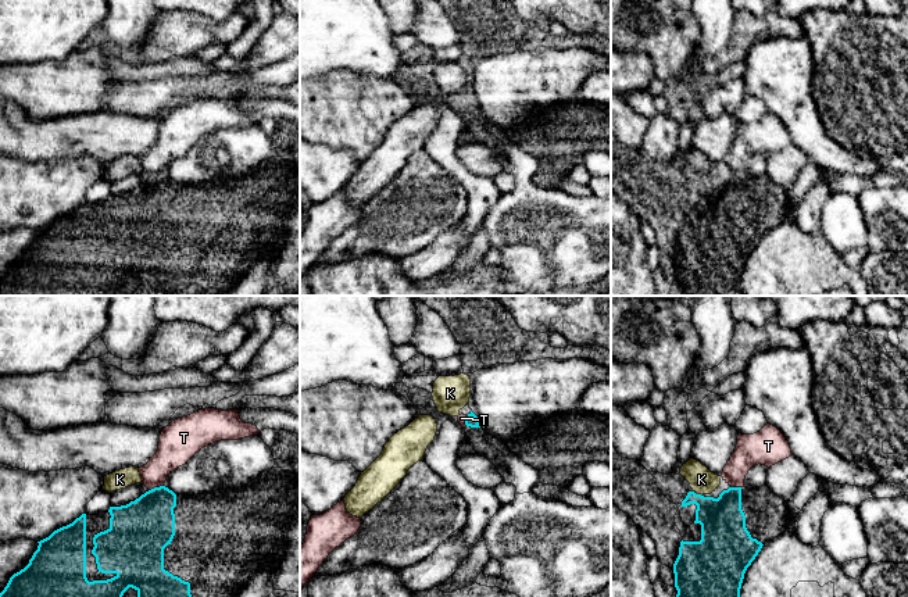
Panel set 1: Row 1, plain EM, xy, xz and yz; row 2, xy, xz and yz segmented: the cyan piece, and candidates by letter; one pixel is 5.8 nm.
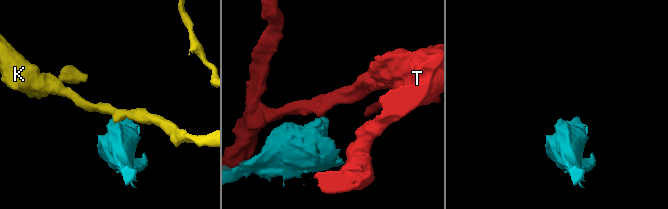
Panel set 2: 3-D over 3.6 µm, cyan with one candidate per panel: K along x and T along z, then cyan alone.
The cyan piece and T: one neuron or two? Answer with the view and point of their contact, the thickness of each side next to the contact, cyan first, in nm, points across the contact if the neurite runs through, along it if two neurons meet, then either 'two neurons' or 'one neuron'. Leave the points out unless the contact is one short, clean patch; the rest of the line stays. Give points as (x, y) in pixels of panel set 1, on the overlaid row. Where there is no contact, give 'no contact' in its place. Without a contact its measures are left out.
xy (156, 488) | 340/190 nm | along xy (163, 485), (149, 490) | two neurons

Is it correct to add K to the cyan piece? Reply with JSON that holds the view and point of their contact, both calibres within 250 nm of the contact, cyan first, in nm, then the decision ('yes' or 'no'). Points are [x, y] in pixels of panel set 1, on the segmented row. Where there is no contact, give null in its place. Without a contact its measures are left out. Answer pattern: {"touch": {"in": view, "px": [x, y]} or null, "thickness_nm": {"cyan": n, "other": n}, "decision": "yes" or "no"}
{"touch": {"in": "yz", "px": [700, 494]}, "thickness_nm": {"cyan": 260, "other": 150}, "decision": "no"}

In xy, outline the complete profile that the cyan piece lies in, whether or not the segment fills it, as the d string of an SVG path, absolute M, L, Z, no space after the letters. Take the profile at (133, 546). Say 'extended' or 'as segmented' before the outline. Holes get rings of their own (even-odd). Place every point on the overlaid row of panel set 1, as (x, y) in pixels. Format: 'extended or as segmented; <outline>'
extended; M280 430L279 439L271 447L271 451L275 460L272 469L267 475L237 489L183 496L160 486L146 491L126 505L110 507L108 511L97 515L82 514L72 523L54 530L49 537L37 541L37 550L33 553L29 564L10 578L0 597L122 597L129 587L137 591L137 597L233 597L272 557L276 540L285 540L289 544L287 533L280 529L280 522L289 521L292 526L300 516L300 476L292 468L292 461L300 460L300 435Z

